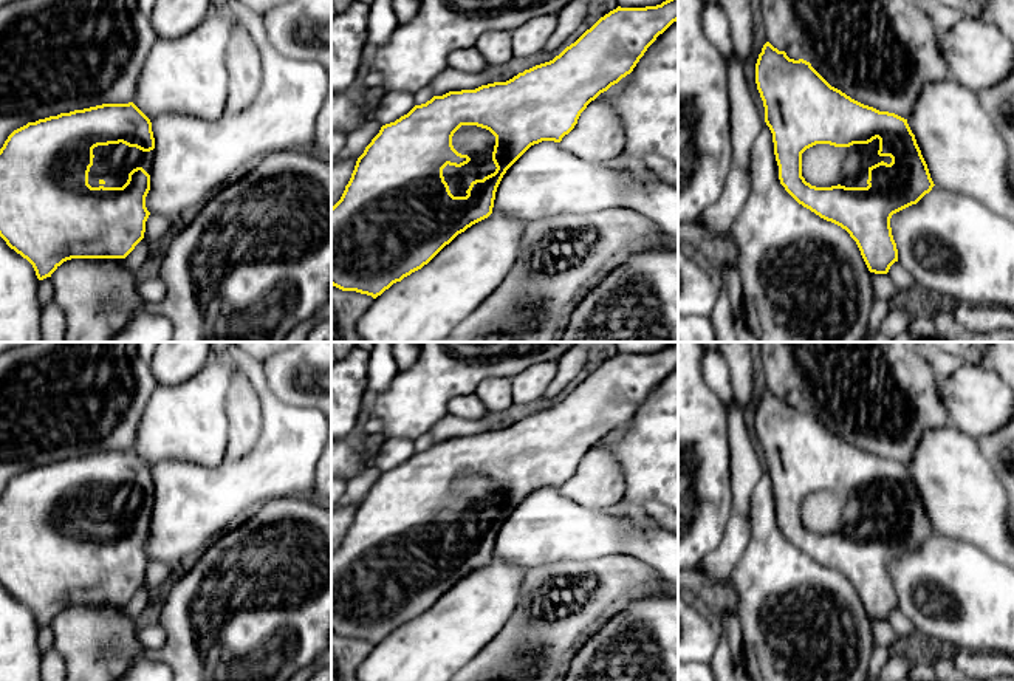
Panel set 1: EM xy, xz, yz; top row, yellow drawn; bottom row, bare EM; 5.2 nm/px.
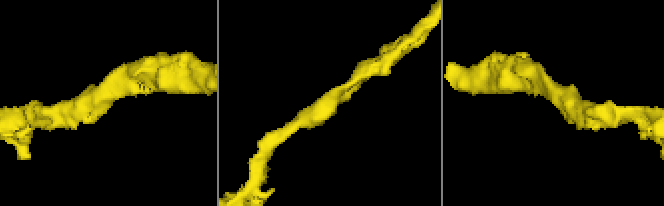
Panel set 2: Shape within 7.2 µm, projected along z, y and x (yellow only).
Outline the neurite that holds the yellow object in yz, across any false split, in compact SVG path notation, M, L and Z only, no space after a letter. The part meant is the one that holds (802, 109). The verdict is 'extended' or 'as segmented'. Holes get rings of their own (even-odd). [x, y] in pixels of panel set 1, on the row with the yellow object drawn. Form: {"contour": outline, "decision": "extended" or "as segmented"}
{"contour": "M769 42L759 54L755 84L765 107L765 122L772 133L780 184L799 204L845 229L870 272L887 274L898 262L892 215L916 204L935 186L907 119L851 99L831 87L810 62L790 59Z", "decision": "extended"}

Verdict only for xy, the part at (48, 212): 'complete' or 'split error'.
split error

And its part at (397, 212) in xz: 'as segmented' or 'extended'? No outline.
extended

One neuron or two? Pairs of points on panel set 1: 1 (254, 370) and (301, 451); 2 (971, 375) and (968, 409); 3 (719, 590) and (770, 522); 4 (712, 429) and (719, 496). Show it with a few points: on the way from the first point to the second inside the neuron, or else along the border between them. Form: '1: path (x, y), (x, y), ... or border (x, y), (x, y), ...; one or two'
1: path (263, 390), (273, 410), (288, 431); one
2: path (971, 383), (971, 401); one
3: border (729, 579), (737, 596), (739, 613); two
4: path (712, 446), (712, 479); one

